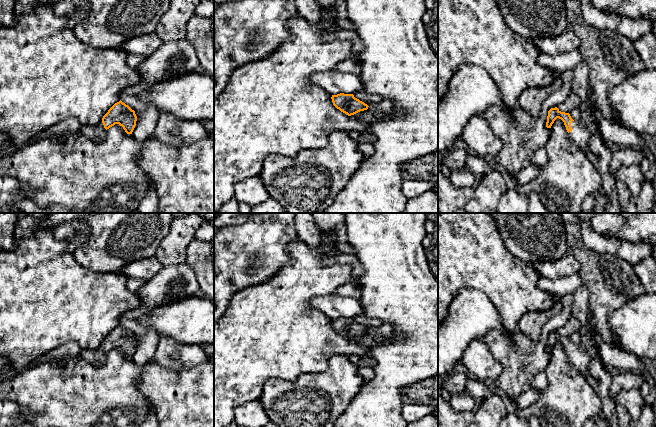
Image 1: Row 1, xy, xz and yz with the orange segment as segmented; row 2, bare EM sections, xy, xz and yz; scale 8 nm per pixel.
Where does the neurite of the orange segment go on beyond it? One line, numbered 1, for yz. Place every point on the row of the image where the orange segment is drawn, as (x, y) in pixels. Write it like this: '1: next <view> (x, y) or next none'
1: next yz (581, 133)

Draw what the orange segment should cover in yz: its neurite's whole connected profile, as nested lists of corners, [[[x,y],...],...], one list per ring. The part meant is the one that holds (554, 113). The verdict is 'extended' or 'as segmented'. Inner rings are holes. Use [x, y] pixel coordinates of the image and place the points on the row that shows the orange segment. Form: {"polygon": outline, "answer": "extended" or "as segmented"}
{"polygon": [[[557,107],[551,108],[548,111],[546,127],[551,128],[557,118],[564,122],[566,130],[573,143],[584,152],[588,149],[590,138],[595,134],[600,135],[598,123],[589,126],[581,120],[575,122],[569,113],[561,112]]], "answer": "extended"}

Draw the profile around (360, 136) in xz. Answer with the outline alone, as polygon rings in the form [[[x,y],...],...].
[[[349,131],[349,136],[358,143],[374,143],[376,136],[371,131]]]

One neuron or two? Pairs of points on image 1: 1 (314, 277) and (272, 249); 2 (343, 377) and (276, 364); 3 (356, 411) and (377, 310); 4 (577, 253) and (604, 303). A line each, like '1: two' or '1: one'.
1: two
2: two
3: one
4: one

